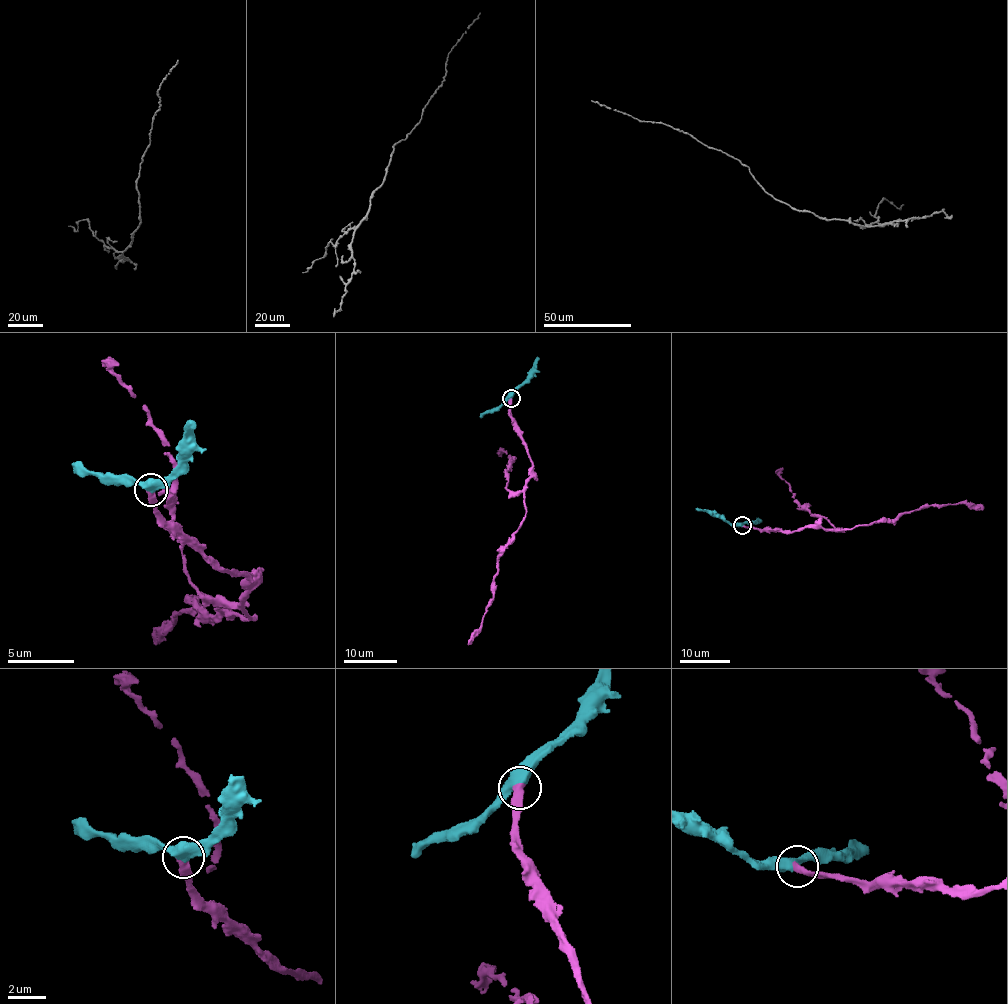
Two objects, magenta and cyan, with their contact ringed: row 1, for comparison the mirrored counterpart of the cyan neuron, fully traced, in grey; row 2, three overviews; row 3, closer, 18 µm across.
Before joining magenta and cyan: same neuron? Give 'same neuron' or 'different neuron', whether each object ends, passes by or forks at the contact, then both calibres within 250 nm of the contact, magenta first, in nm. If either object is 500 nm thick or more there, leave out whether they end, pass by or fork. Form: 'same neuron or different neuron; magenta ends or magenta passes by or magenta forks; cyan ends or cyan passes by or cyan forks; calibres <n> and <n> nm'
same neuron; calibres 440 and 500 nm

